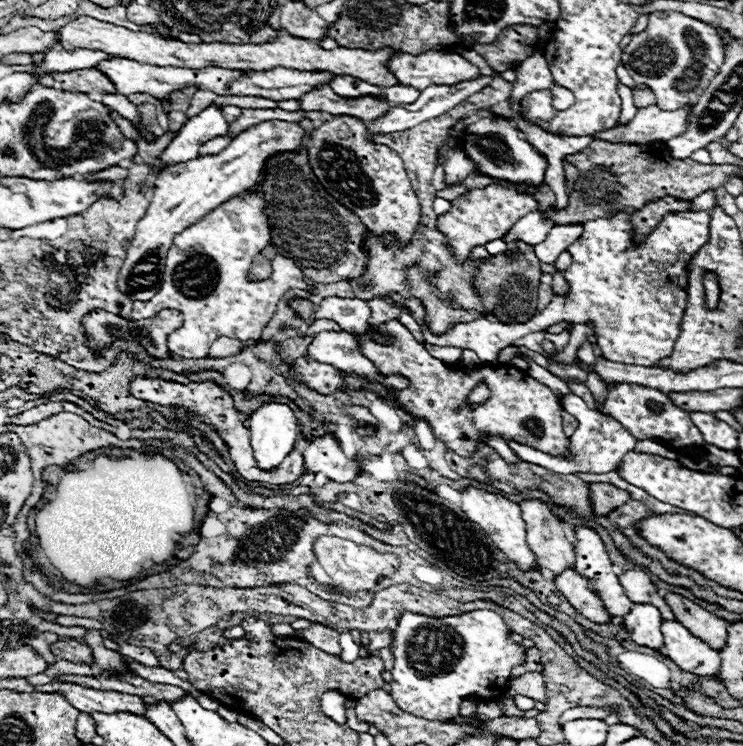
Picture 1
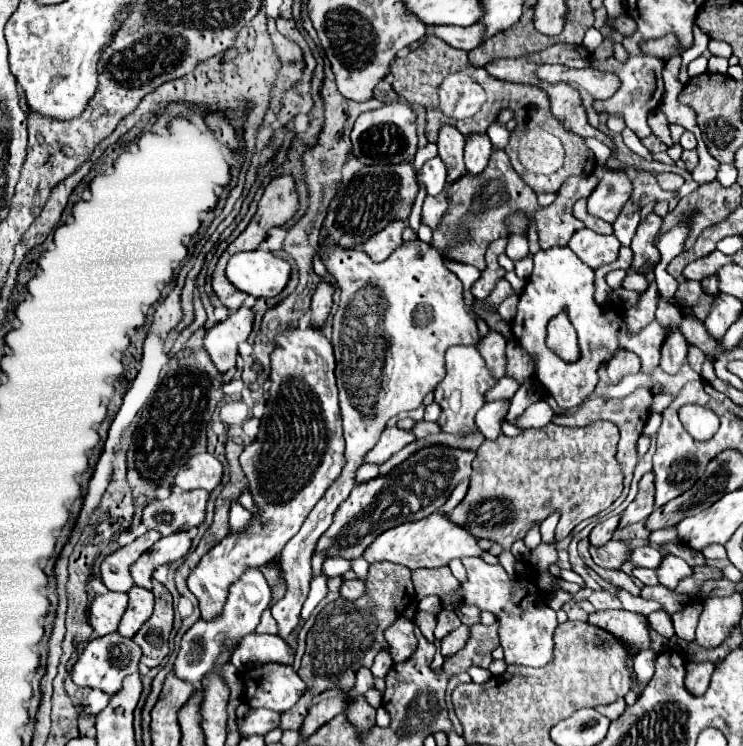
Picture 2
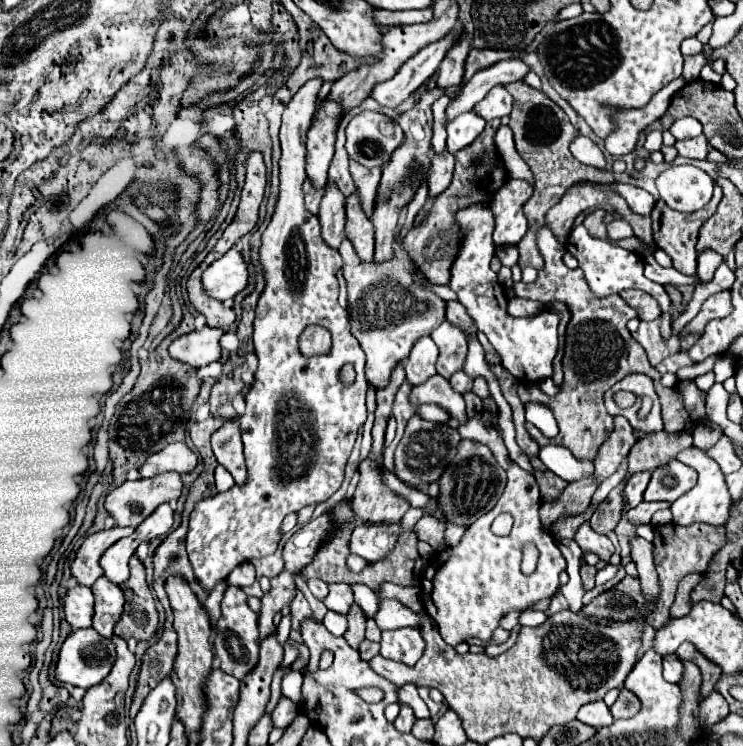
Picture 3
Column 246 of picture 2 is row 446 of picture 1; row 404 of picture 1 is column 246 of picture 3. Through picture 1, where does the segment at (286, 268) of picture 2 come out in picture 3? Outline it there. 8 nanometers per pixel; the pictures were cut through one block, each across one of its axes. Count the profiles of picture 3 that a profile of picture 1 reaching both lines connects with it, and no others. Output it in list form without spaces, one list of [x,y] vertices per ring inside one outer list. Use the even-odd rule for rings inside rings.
[[[236,248],[212,262],[202,276],[204,290],[216,300],[230,300],[248,286],[248,264]]]

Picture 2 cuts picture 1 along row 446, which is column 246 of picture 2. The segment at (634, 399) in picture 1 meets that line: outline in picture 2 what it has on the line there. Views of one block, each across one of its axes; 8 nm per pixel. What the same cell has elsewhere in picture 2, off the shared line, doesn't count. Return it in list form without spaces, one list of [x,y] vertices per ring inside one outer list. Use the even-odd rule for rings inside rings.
[[[264,664],[258,672],[260,676],[256,678],[252,678],[252,674],[244,678],[250,708],[288,712],[306,692],[306,684],[292,670],[292,666]]]

